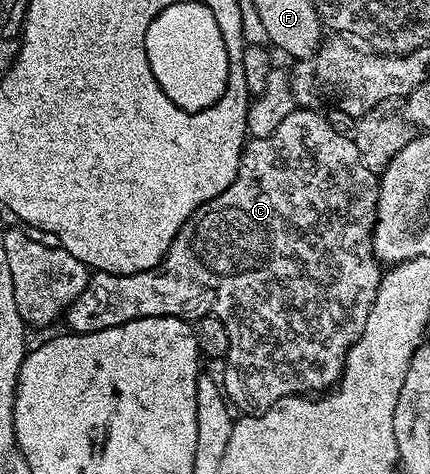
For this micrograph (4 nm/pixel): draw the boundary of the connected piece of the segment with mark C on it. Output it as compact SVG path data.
M296 109L269 133L269 137L251 139L244 146L243 156L239 158L239 172L235 180L215 199L202 203L185 221L185 225L177 233L177 237L169 245L167 256L153 269L133 273L132 275L110 275L104 271L94 272L88 278L85 289L72 301L65 312L65 320L76 335L93 333L101 329L109 329L117 325L125 325L141 317L161 317L176 315L179 319L194 321L201 315L215 315L225 325L229 333L229 349L222 364L222 392L232 404L234 402L243 413L268 411L276 401L286 395L305 395L323 393L335 386L343 375L343 366L347 354L357 337L365 329L365 317L369 317L369 309L373 309L373 299L377 297L379 283L383 279L381 264L375 257L375 249L371 245L371 231L375 227L375 210L379 196L379 180L376 172L361 161L361 153L357 149L354 138L350 134L342 135L329 120L326 114L315 109Z

